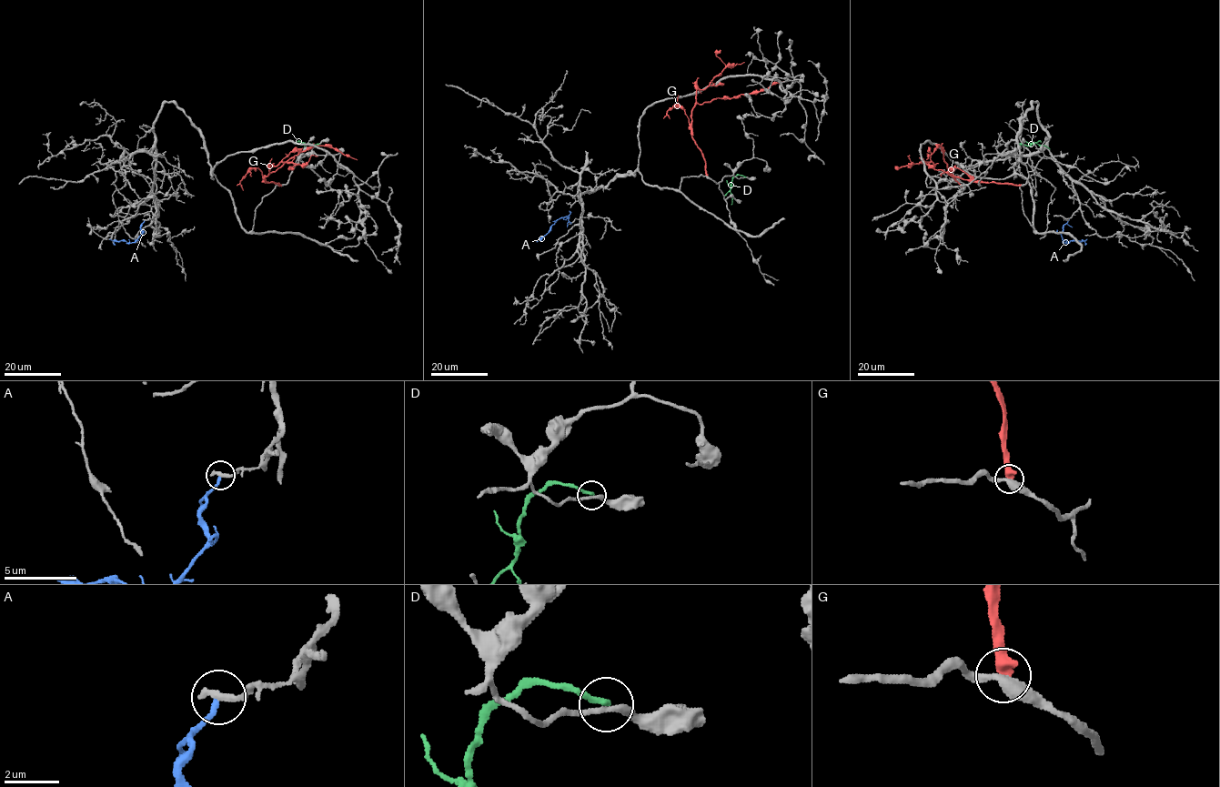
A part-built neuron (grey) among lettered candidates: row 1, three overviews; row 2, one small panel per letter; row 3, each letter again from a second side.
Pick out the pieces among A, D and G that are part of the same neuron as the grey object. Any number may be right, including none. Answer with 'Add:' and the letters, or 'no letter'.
Add: no letter

